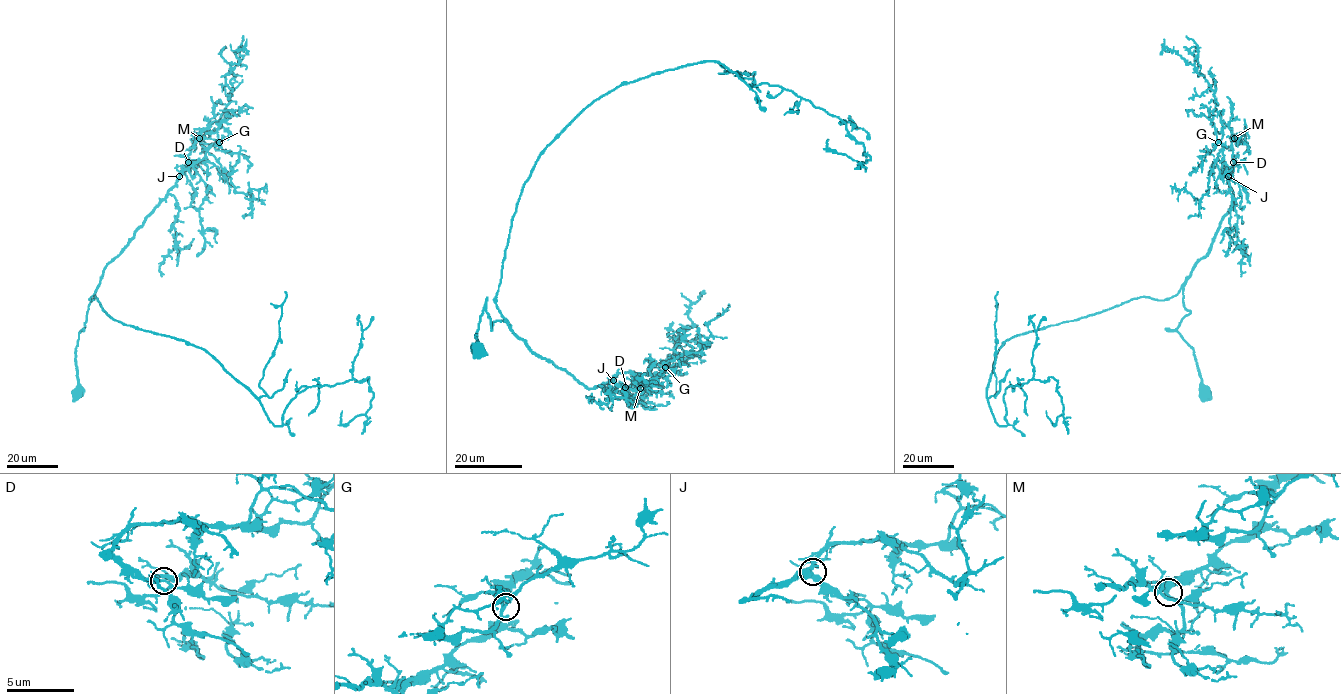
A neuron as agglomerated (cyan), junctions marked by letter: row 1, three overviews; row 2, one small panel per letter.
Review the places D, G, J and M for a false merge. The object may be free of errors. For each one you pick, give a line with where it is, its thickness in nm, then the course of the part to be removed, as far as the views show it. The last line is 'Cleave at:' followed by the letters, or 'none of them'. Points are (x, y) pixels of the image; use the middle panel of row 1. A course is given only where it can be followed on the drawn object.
Cleave at: none of them

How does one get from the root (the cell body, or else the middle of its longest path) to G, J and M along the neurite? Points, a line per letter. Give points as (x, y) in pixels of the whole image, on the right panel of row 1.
G: (1205, 393), (1193, 348), (1171, 330), (1191, 312), (1183, 301), (1186, 279), (1234, 202), (1218, 142)
J: (1205, 393), (1193, 348), (1171, 330), (1191, 312), (1183, 301), (1186, 279), (1208, 253), (1233, 204), (1228, 176)
M: (1205, 393), (1193, 348), (1171, 330), (1191, 312), (1183, 301), (1186, 279), (1234, 202), (1234, 138)

